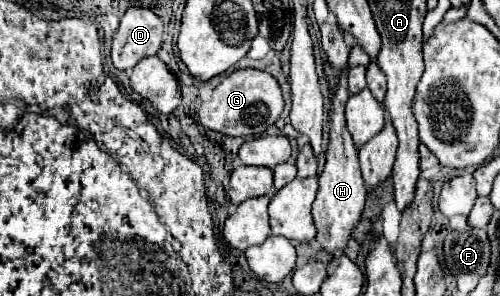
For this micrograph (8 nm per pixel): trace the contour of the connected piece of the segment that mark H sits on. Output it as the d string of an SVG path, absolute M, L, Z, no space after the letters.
M347 68L341 72L335 94L333 94L333 108L329 114L329 146L327 146L327 162L325 170L319 174L319 192L313 202L313 218L317 226L317 242L321 242L323 250L335 254L341 254L347 246L347 240L351 236L351 230L357 226L363 206L365 206L365 182L361 178L359 160L357 160L357 148L349 136L349 130L345 126L345 102L349 98L347 90Z

